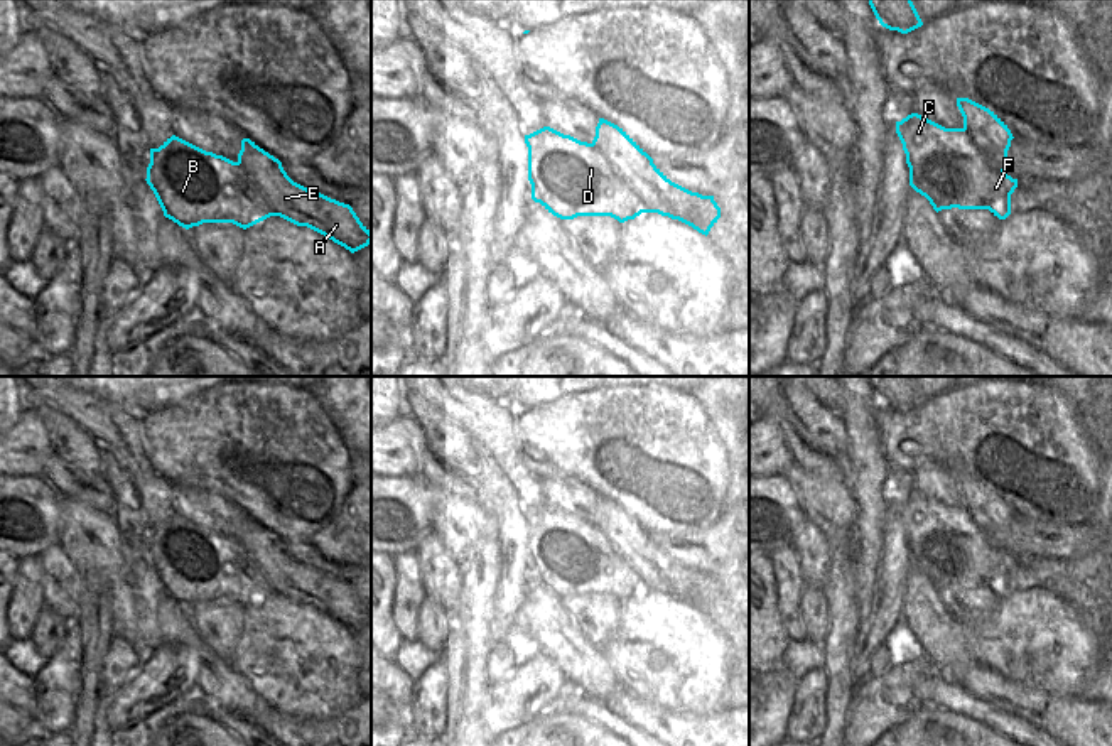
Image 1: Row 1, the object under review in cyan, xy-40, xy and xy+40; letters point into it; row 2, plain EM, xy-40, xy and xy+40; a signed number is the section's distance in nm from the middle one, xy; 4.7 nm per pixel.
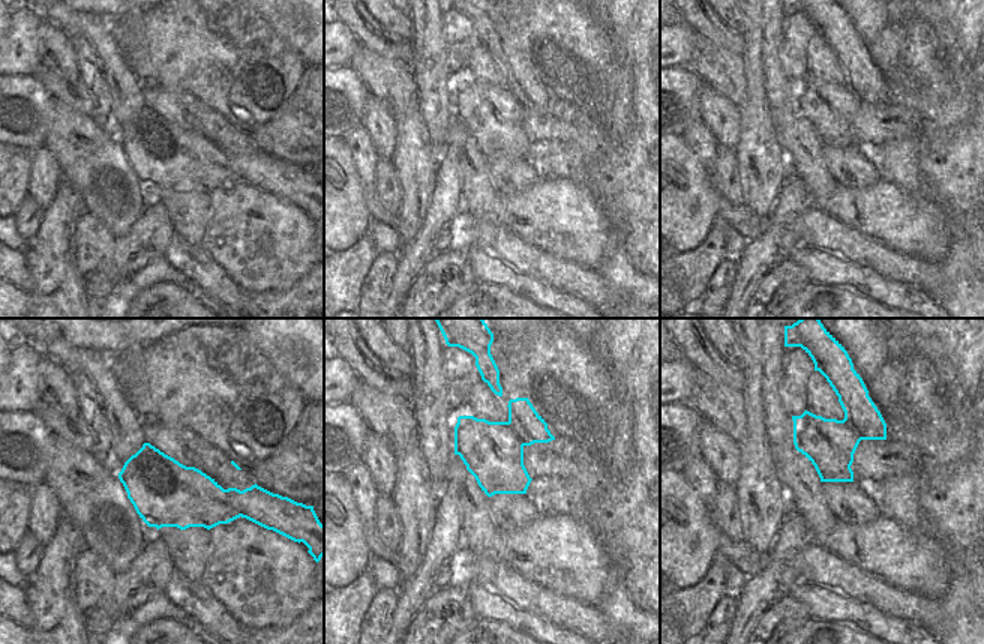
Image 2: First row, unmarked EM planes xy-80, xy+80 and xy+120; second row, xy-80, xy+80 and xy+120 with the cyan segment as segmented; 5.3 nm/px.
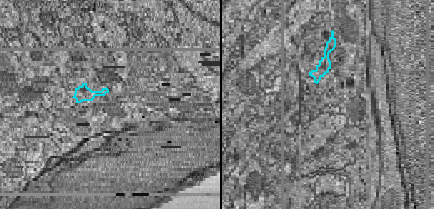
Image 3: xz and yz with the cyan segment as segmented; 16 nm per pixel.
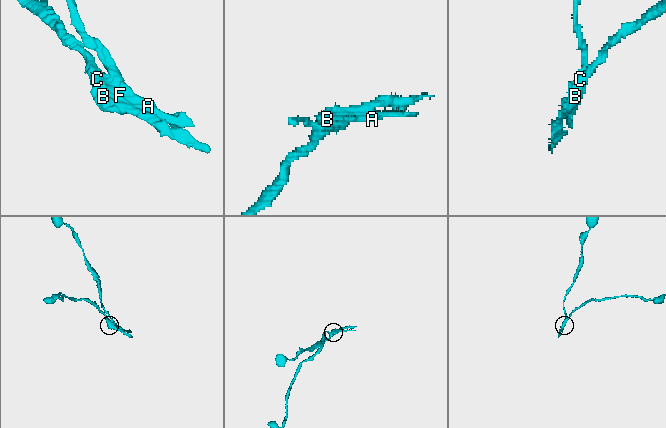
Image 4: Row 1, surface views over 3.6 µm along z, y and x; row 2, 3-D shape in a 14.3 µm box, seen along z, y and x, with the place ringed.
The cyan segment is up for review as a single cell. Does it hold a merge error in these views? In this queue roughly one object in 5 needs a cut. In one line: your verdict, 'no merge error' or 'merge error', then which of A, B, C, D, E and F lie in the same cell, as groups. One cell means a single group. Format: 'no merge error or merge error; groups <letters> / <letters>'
merge error; groups A E / B C D F

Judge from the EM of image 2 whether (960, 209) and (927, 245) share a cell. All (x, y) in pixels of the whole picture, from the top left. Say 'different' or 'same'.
different

